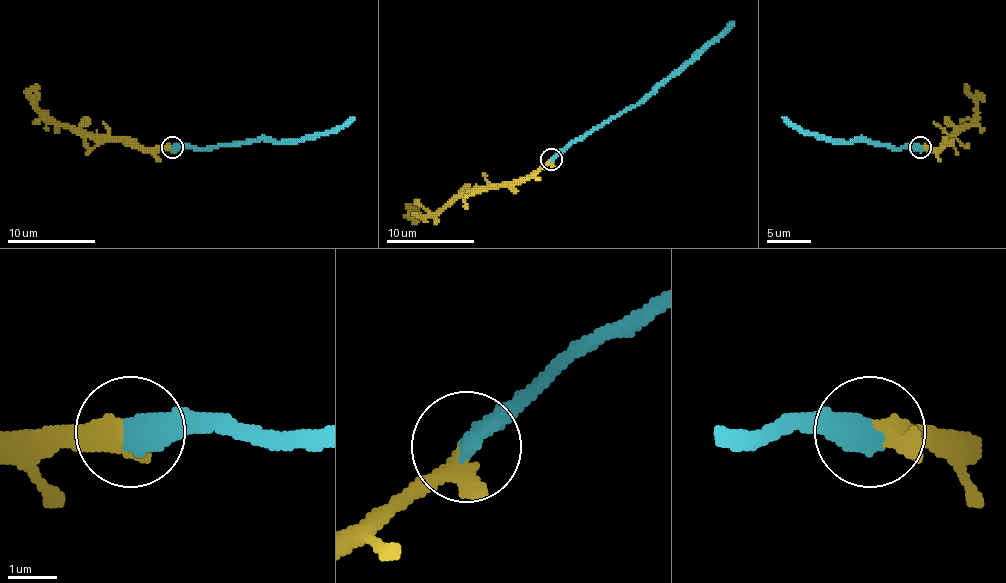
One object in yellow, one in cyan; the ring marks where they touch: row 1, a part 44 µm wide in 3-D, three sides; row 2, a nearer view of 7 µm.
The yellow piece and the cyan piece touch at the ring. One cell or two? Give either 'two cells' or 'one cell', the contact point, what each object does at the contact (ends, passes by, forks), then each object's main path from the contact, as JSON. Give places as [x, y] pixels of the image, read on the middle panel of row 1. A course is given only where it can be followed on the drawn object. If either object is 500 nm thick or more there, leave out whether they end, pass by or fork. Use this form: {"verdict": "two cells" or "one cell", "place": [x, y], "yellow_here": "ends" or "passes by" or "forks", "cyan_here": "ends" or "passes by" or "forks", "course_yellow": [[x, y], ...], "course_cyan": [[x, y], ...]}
{"verdict": "two cells", "place": [551, 159], "course_yellow": [[551, 160], [524, 178], [458, 193], [430, 213], [417, 215], [419, 213], [414, 204]], "course_cyan": [[551, 160], [595, 129], [643, 103], [734, 21]]}

